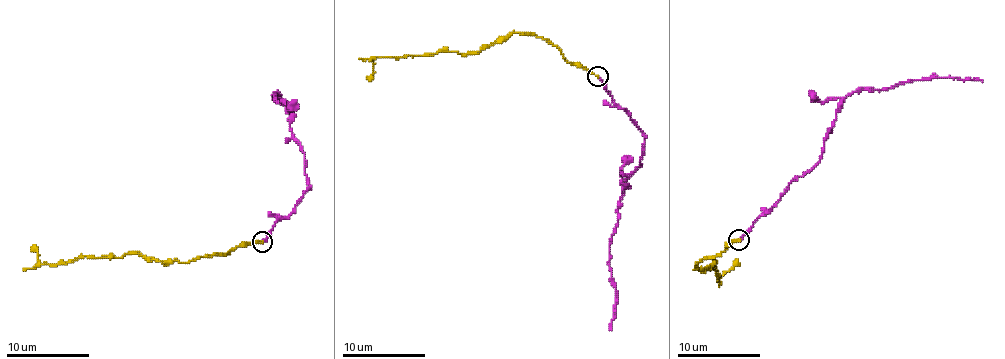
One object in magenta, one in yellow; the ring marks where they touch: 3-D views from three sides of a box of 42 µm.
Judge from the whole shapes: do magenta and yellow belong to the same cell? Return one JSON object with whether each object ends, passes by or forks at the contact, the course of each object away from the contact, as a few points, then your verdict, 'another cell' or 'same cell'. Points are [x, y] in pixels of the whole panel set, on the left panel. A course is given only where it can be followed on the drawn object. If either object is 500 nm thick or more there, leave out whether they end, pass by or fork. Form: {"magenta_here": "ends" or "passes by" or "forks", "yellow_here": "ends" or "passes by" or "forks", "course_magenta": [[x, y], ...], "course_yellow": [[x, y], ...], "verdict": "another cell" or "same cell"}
{"magenta_here": "ends", "yellow_here": "ends", "course_magenta": [[262, 241], [309, 186], [304, 152], [289, 128], [287, 106], [274, 99], [279, 94], [272, 99]], "course_yellow": [[262, 241], [179, 263], [124, 254], [120, 258], [79, 256], [69, 262], [42, 264], [33, 245]], "verdict": "same cell"}

